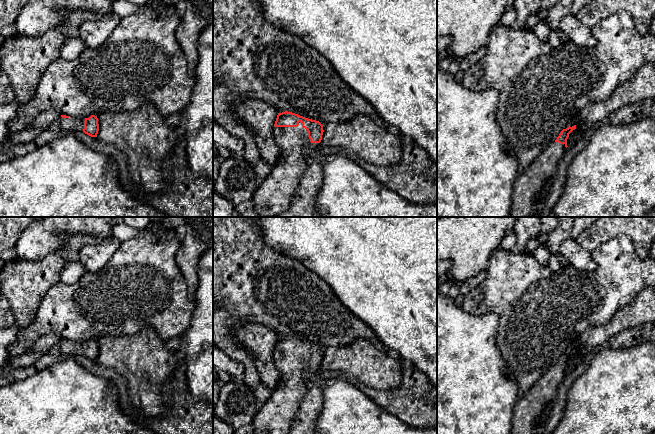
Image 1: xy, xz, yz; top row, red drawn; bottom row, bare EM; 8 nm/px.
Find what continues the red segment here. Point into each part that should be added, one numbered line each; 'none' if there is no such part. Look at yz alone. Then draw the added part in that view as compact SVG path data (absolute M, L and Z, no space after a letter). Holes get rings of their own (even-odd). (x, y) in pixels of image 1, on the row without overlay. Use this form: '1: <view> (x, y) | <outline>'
1: yz (528, 408) | M553 366L520 398L512 410L511 434L535 434L535 425L545 408L556 398L557 389L565 375L565 368Z

